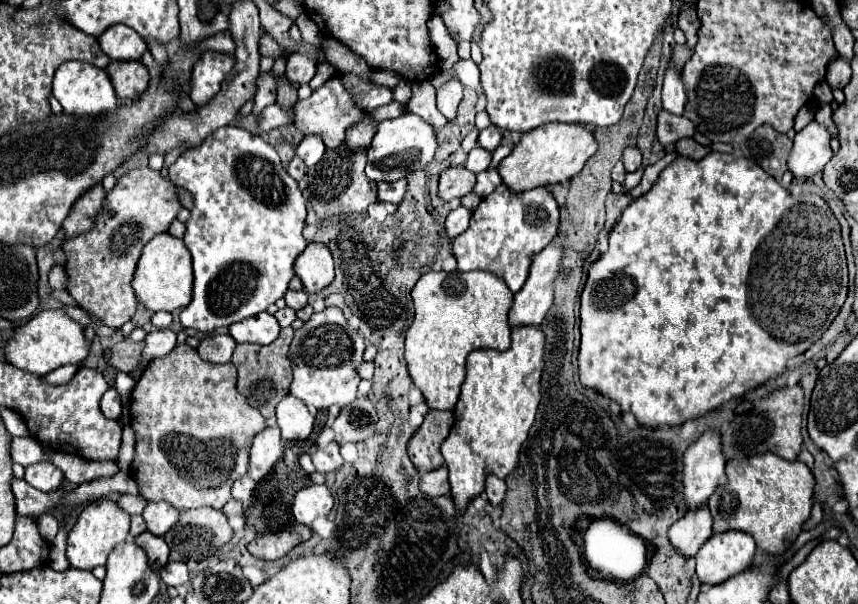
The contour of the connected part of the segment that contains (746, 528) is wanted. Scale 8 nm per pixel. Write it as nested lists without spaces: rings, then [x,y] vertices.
[[[763,454],[743,462],[727,462],[725,474],[727,484],[719,486],[707,504],[713,516],[713,532],[741,530],[753,536],[759,550],[783,554],[809,518],[815,486],[811,470],[799,460],[789,462],[775,454]]]

